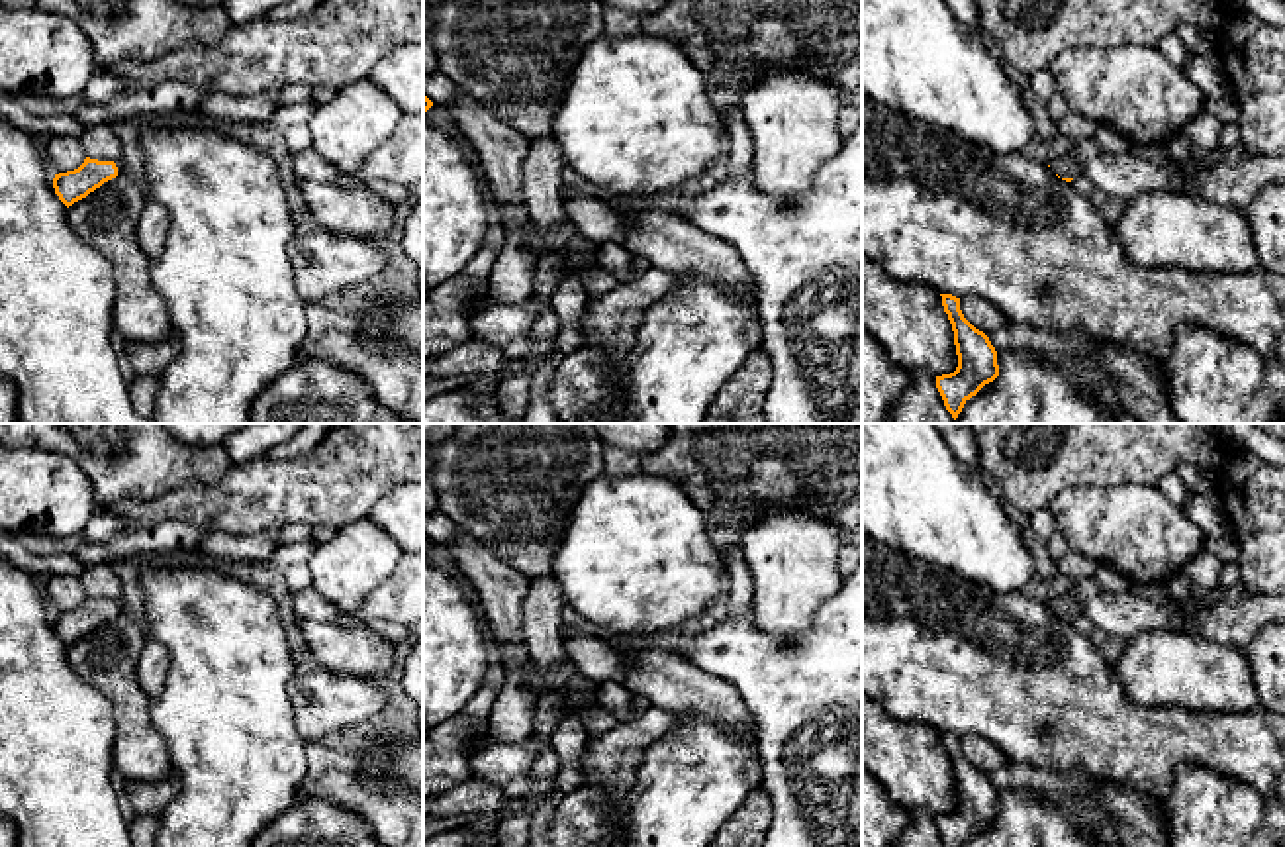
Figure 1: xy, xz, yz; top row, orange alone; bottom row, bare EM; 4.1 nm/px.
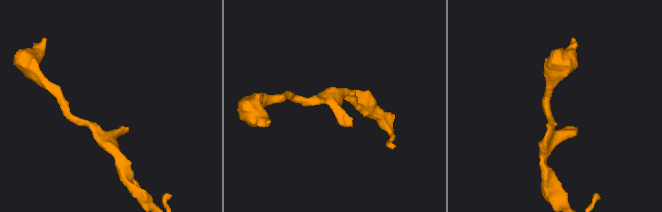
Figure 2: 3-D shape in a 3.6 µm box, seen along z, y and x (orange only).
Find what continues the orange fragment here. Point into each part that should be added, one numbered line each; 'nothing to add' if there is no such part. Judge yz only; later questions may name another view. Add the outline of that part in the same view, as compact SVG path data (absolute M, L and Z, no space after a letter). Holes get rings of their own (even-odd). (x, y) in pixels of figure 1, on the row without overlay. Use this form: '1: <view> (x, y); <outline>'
1: yz (1064, 606); M1060 596L1050 602L1050 610L1060 618L1075 618L1083 612L1081 604L1075 598Z

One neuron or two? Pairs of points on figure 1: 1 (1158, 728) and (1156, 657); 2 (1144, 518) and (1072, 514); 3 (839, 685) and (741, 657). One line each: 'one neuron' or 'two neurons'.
1: two neurons
2: one neuron
3: one neuron

